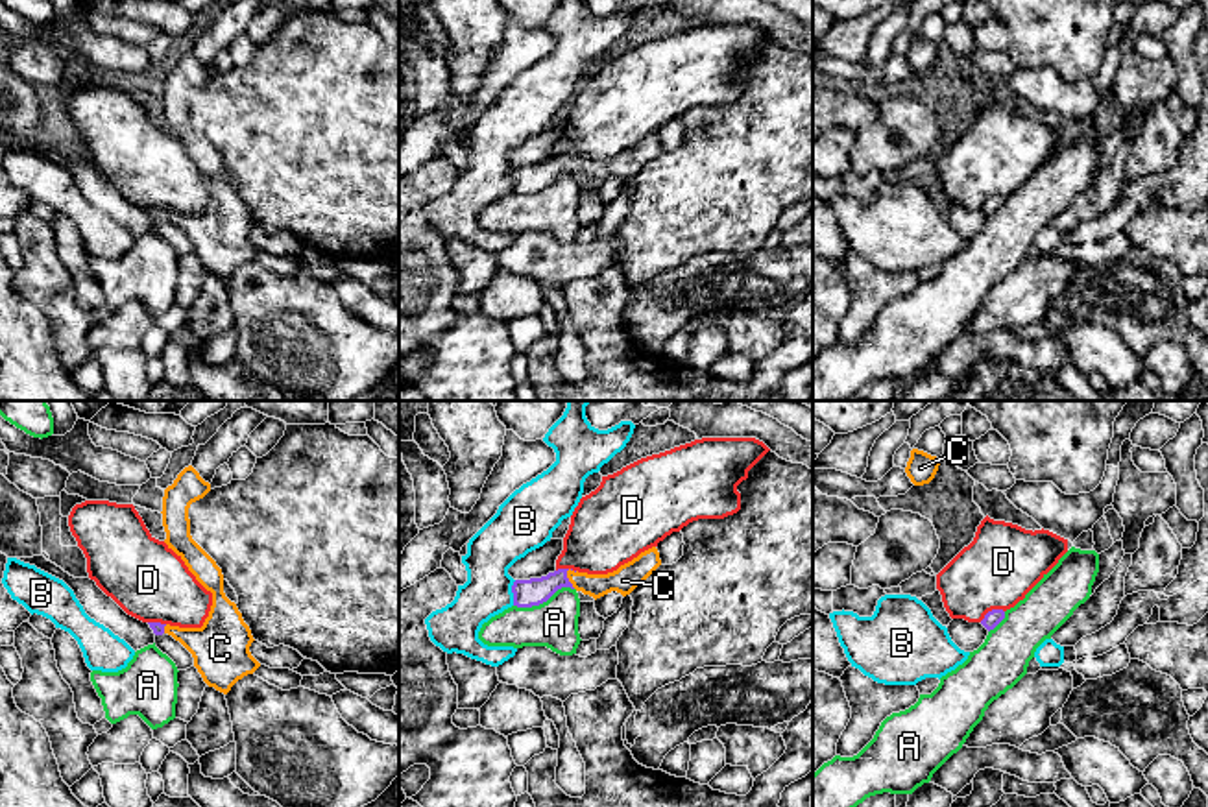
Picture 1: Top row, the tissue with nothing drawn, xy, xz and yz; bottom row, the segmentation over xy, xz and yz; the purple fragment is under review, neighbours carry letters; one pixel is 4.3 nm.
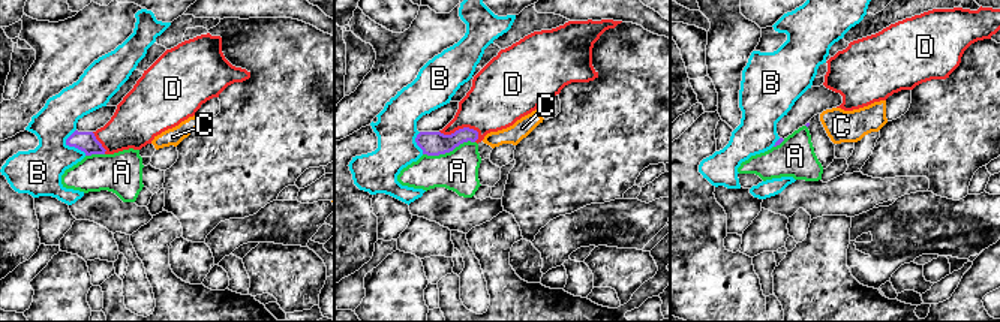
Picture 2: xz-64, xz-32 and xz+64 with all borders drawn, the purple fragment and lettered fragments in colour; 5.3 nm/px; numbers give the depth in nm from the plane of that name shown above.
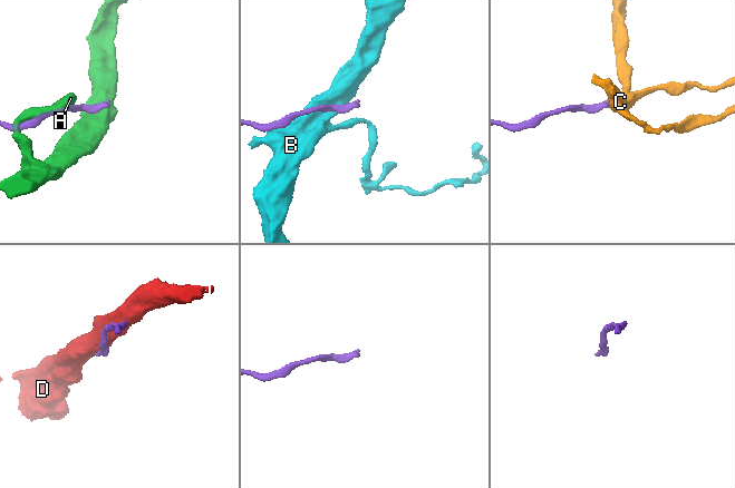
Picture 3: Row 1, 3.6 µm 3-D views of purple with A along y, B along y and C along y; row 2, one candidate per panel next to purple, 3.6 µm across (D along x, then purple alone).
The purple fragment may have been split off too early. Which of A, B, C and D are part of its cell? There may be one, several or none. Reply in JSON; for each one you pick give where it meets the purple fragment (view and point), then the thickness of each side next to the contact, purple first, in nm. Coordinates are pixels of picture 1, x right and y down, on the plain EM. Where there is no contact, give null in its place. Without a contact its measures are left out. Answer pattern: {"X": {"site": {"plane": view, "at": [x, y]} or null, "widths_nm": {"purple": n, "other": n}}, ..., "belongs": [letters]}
{"C": {"site": {"plane": "xz", "at": [567, 165]}, "widths_nm": {"purple": 120, "other": 120}}, "belongs": ["C"]}

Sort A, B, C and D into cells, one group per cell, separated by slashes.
A / B / C / D

